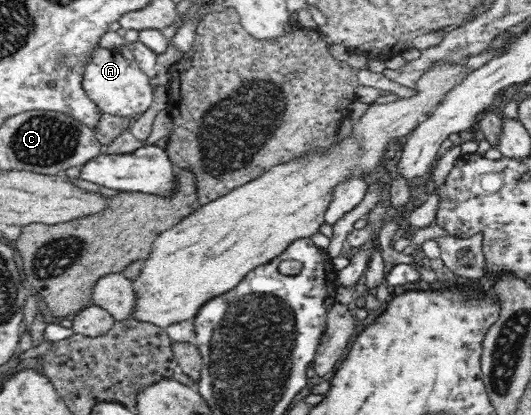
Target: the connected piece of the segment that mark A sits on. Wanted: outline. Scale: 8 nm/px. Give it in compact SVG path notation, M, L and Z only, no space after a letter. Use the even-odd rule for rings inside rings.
M97 48L82 75L81 87L102 114L135 119L151 107L153 90L150 78L141 70L140 64L125 52L115 48Z

